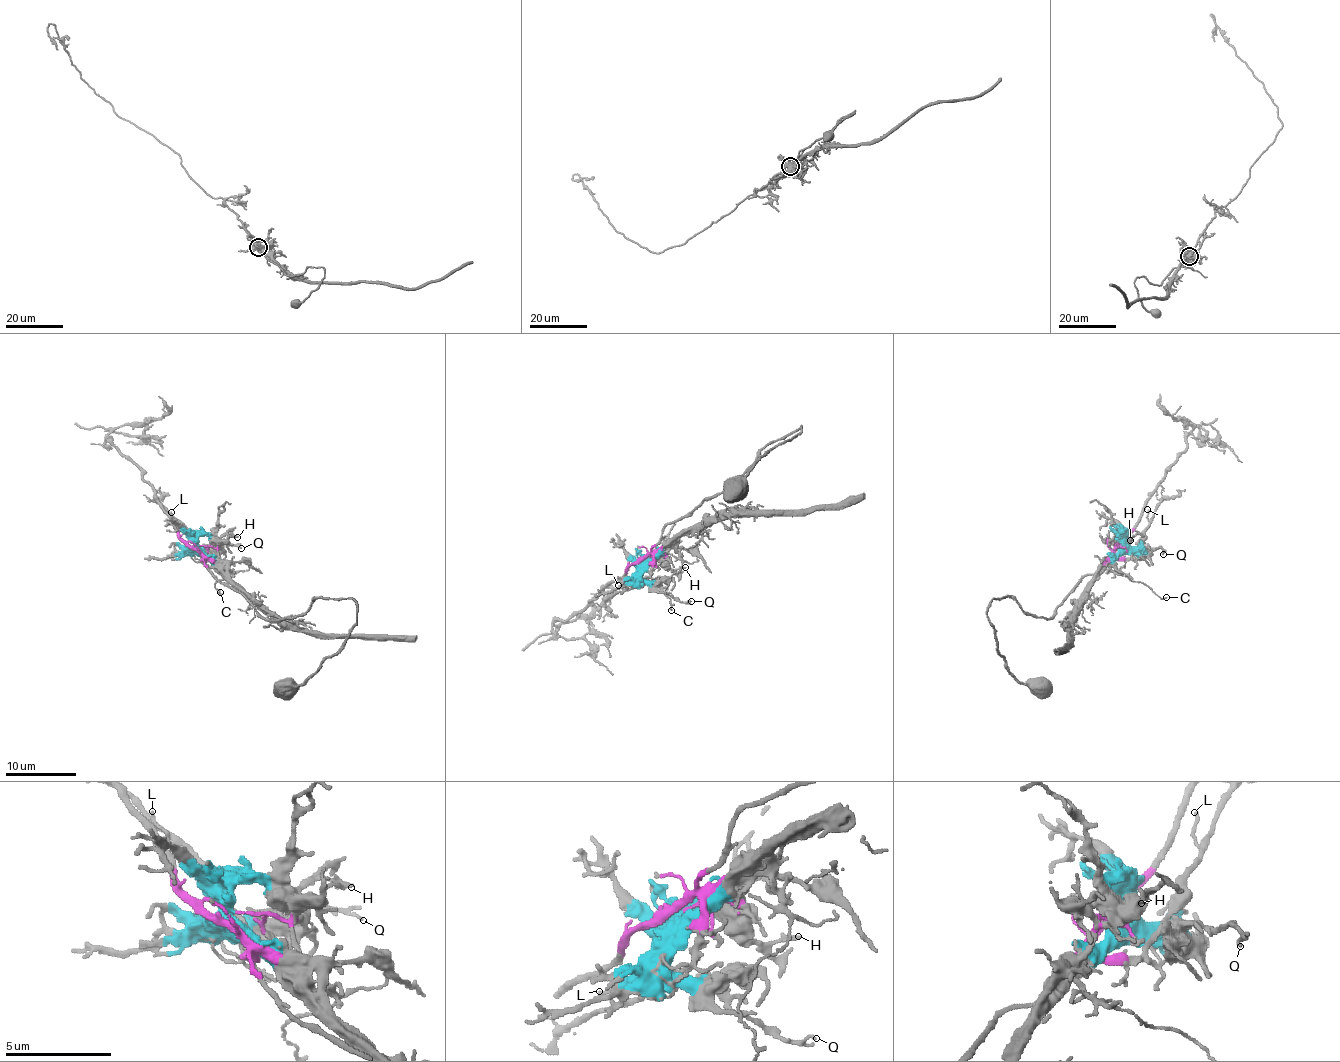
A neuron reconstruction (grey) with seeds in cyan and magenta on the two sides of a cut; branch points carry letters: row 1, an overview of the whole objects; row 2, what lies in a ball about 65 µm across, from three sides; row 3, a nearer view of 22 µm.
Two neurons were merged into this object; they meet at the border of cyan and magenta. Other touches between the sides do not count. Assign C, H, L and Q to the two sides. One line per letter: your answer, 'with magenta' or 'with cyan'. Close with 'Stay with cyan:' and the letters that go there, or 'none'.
C: with magenta
H: with cyan
L: with magenta
Q: with cyan
Stay with cyan: H, Q

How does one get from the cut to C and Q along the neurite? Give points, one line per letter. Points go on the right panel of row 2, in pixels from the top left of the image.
C: (1120, 546), (1112, 555), (1108, 566), (1143, 583), (1162, 598), (1166, 597)
Q: (1122, 546), (1161, 548), (1163, 555)

